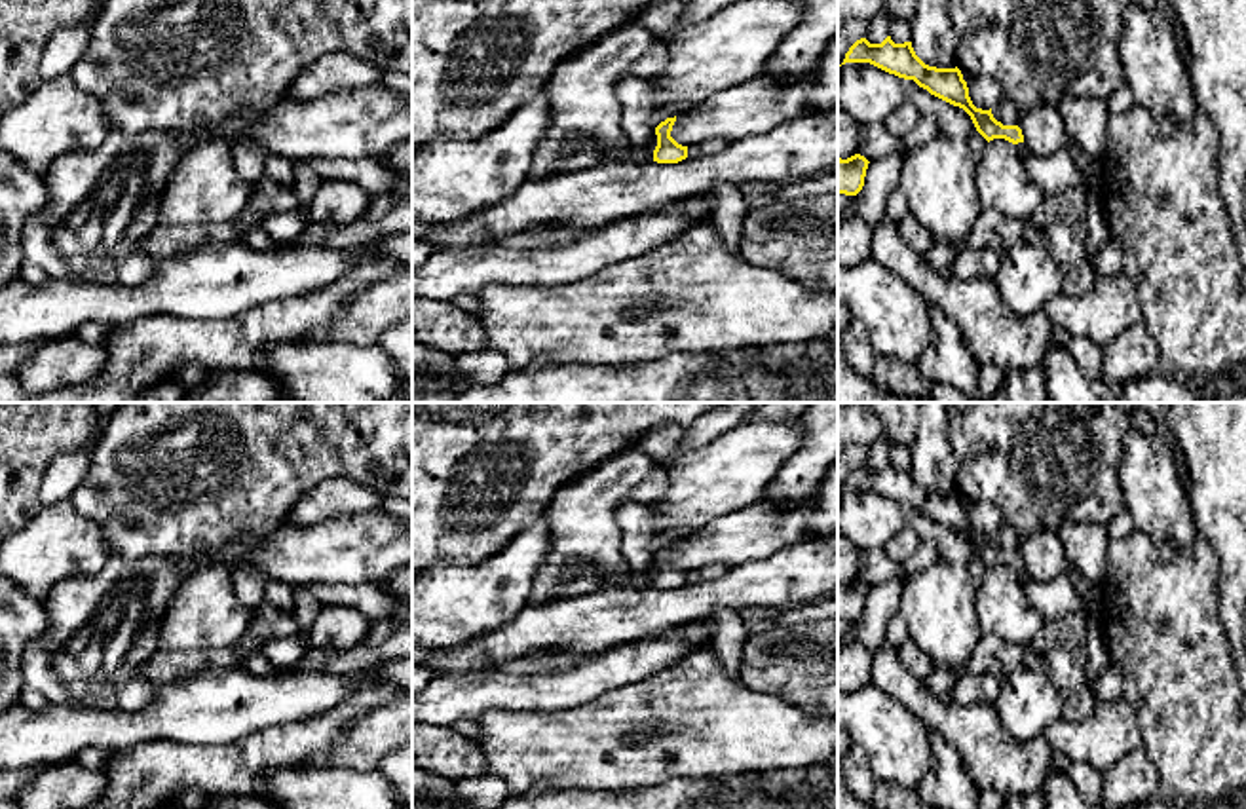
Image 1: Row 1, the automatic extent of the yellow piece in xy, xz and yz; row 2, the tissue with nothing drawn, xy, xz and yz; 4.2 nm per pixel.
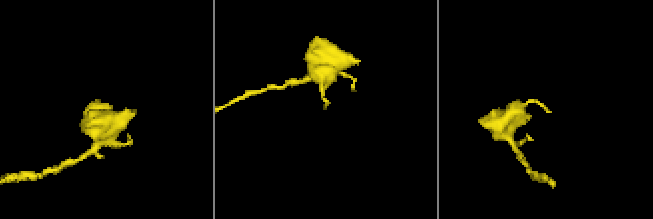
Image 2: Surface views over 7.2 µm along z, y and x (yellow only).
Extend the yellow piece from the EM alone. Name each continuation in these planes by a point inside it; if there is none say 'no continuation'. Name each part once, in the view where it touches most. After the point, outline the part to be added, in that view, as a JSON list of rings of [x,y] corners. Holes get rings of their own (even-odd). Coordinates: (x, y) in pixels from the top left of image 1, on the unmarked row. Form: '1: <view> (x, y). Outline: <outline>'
1: yz (1055, 599). Outline: [[[1018,568],[1016,574],[1029,604],[1043,615],[1045,621],[1054,621],[1075,611],[1085,613],[1086,617],[1100,615],[1100,602],[1094,608],[1086,608],[1075,594],[1066,574],[1047,583],[1037,583],[1024,568]]]

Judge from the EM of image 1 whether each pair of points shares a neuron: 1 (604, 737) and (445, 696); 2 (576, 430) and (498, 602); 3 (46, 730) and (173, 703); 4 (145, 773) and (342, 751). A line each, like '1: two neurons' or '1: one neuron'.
1: two neurons
2: two neurons
3: one neuron
4: two neurons

